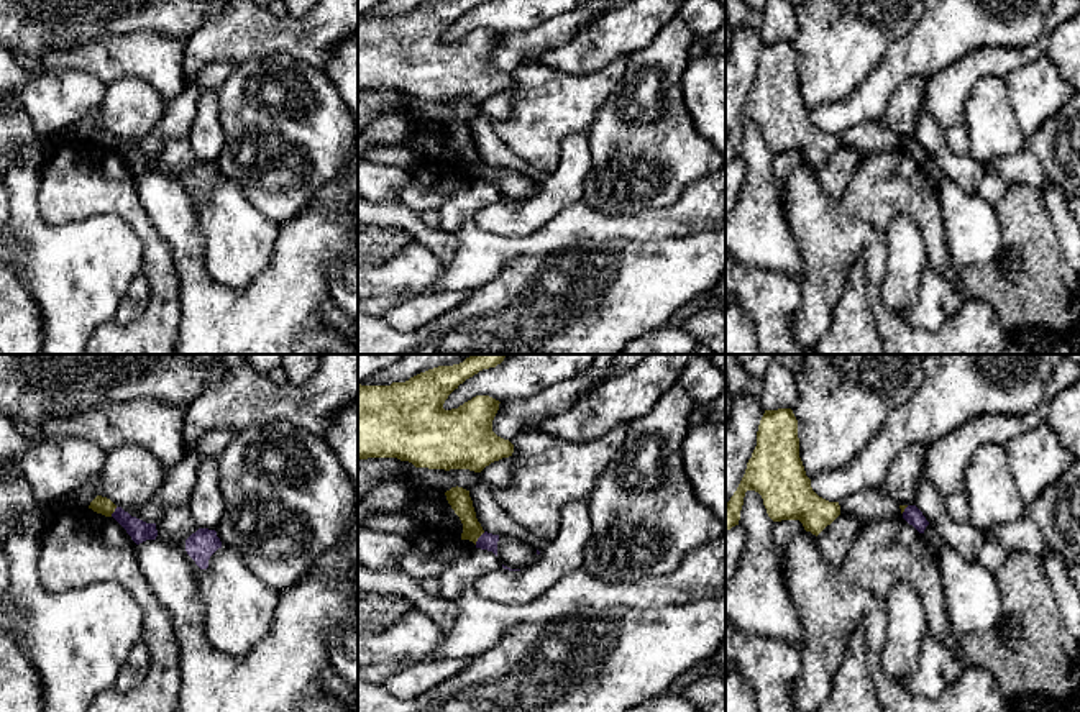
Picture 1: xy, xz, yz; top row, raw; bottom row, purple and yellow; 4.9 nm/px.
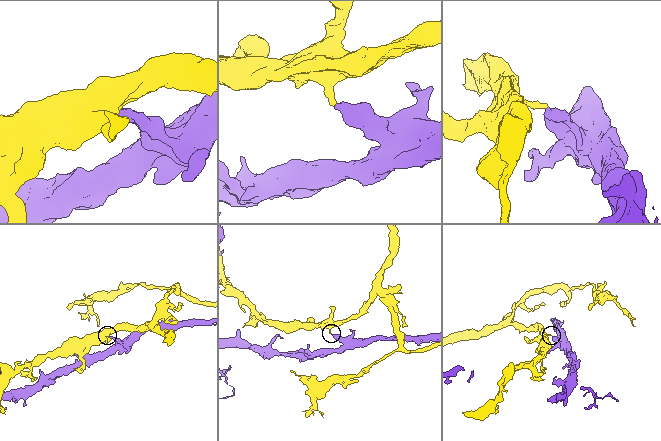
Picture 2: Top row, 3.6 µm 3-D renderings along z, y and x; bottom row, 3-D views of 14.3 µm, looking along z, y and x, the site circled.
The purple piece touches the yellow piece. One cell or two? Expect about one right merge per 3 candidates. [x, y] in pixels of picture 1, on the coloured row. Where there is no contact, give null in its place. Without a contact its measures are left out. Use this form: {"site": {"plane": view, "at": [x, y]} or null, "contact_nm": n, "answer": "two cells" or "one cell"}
{"site": {"plane": "xz", "at": [478, 538]}, "contact_nm": 80, "answer": "two cells"}

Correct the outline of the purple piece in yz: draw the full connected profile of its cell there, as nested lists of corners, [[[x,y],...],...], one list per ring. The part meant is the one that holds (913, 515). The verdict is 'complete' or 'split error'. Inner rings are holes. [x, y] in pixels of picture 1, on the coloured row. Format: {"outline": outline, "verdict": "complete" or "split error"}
{"outline": [[[908,505],[903,512],[903,518],[913,525],[919,533],[924,533],[929,522],[916,505]]], "verdict": "complete"}

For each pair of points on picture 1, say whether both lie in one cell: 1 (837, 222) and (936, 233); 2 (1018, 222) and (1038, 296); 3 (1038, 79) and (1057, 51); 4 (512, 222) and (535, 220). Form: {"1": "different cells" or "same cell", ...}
{"1": "same cell", "2": "same cell", "3": "different cells", "4": "same cell"}

